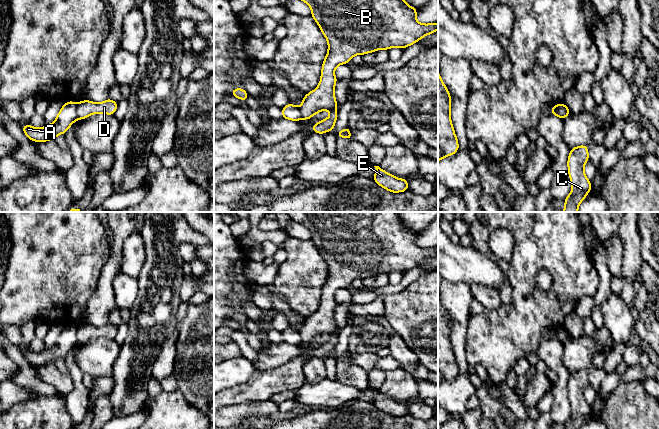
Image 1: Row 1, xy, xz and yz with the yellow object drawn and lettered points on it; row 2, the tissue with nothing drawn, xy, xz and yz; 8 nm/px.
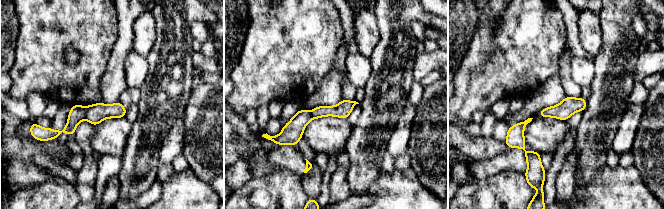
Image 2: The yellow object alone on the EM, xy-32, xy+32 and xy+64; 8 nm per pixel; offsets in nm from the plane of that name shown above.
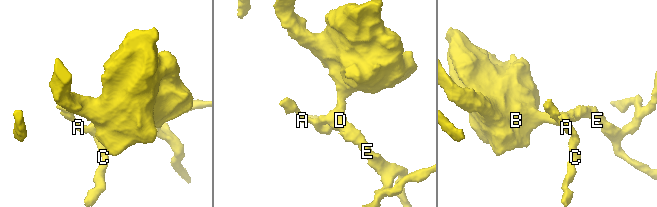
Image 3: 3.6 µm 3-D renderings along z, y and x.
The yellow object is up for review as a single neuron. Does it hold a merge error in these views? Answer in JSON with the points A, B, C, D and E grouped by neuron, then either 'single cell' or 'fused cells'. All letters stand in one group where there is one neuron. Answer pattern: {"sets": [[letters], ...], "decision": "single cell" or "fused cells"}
{"sets": [["A", "C"], ["B", "D", "E"]], "decision": "fused cells"}

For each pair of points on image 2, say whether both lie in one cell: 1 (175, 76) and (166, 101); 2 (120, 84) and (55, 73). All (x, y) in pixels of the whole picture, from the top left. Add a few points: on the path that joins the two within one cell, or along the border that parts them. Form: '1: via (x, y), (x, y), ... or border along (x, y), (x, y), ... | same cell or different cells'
1: via (169, 81), (165, 85), (165, 95) | same cell
2: border along (109, 59), (101, 77), (101, 101) | different cells

